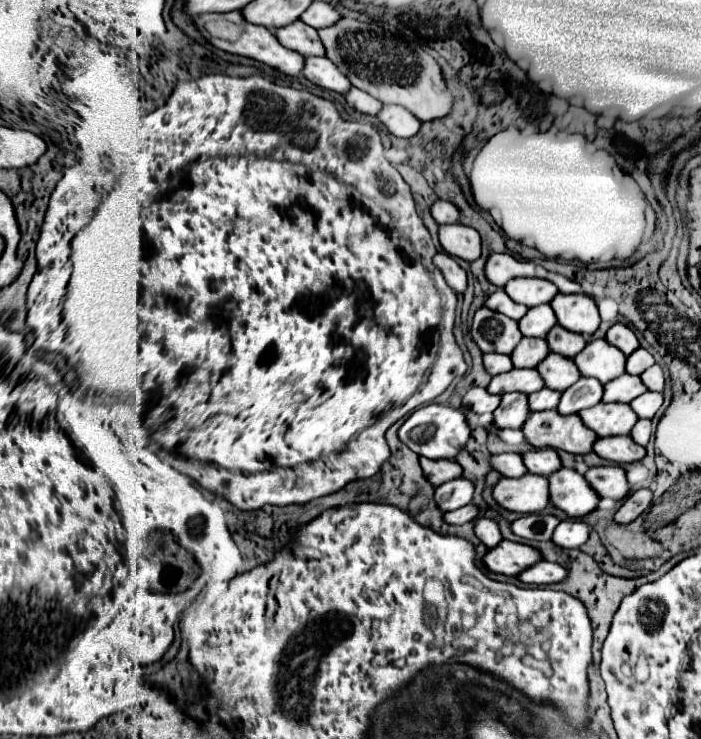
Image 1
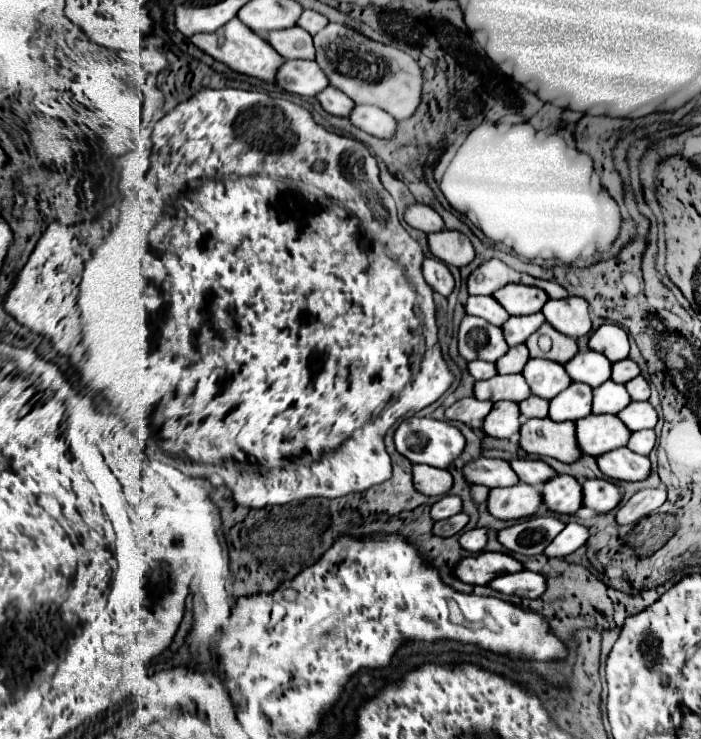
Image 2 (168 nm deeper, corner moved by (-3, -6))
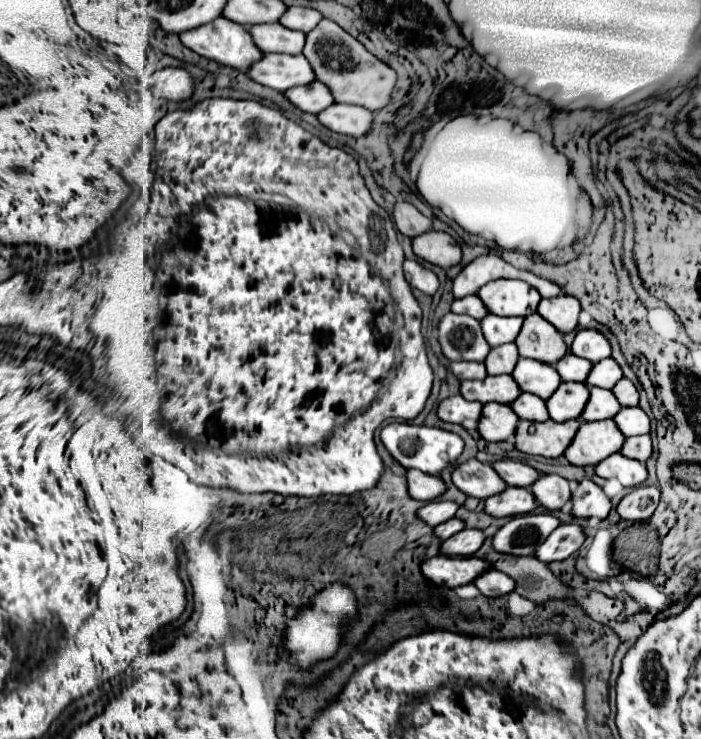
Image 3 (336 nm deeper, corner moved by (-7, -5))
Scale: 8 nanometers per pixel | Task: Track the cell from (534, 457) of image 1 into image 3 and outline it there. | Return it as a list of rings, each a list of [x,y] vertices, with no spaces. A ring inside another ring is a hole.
[[[512,459],[496,461],[496,463],[492,463],[492,467],[498,471],[498,475],[508,485],[518,485],[518,487],[526,487],[526,489],[530,489],[530,485],[534,485],[534,481],[542,475],[538,469],[534,469],[522,461],[512,461]]]

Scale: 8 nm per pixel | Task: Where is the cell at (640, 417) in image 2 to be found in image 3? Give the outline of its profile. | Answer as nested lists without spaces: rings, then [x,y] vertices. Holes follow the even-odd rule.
[[[622,407],[620,413],[614,417],[614,421],[626,437],[650,433],[650,417],[640,407]]]

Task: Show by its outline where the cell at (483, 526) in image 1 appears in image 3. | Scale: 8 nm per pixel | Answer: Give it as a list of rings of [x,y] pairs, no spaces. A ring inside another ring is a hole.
[[[462,529],[454,537],[442,541],[442,555],[470,557],[482,547],[484,539],[486,537],[484,537],[484,533],[480,529]]]

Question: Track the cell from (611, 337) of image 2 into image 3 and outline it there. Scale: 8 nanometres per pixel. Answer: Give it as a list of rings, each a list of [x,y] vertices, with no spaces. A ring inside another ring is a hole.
[[[582,329],[582,331],[578,331],[570,351],[574,355],[590,359],[590,361],[602,361],[612,355],[612,343],[604,333],[596,331],[596,329]]]

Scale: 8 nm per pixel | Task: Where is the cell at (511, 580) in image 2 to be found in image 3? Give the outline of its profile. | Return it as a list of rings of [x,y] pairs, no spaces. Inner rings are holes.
[[[496,569],[482,573],[482,577],[474,581],[474,585],[486,597],[500,597],[500,595],[508,595],[514,591],[514,579],[506,577],[506,573],[498,573]]]

